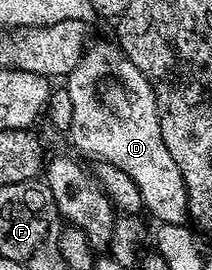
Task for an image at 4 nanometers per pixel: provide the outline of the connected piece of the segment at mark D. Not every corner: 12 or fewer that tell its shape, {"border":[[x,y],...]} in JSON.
{"border":[[111,41],[66,78],[81,155],[122,168],[157,223],[188,189],[152,86]]}

